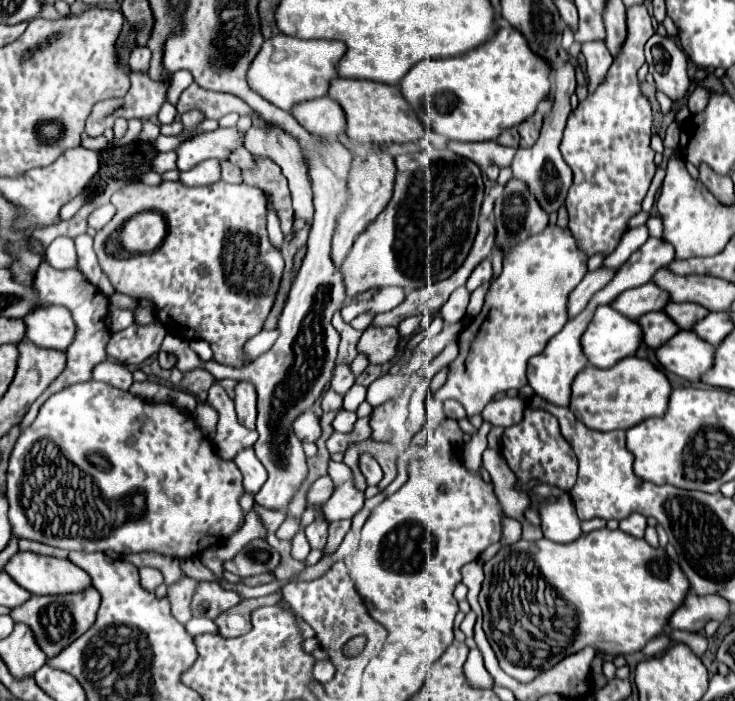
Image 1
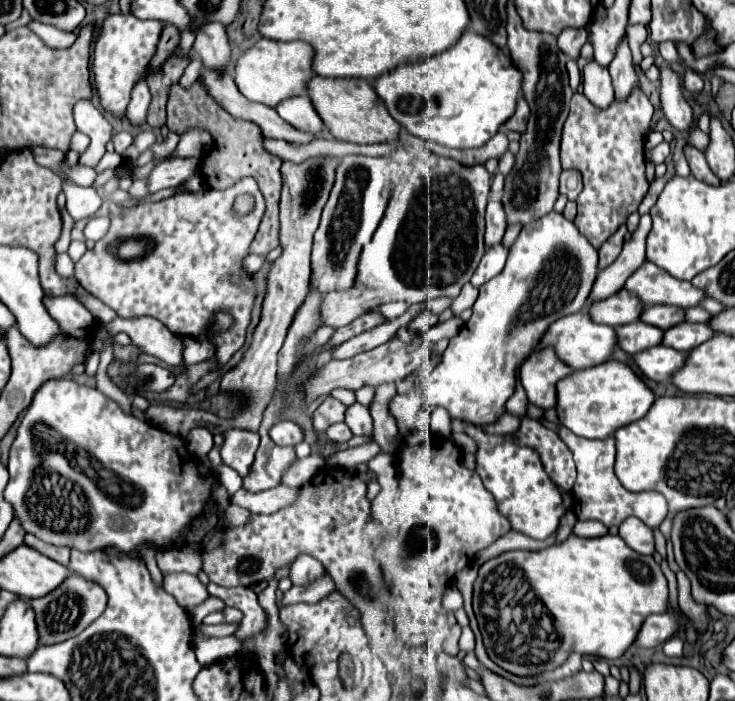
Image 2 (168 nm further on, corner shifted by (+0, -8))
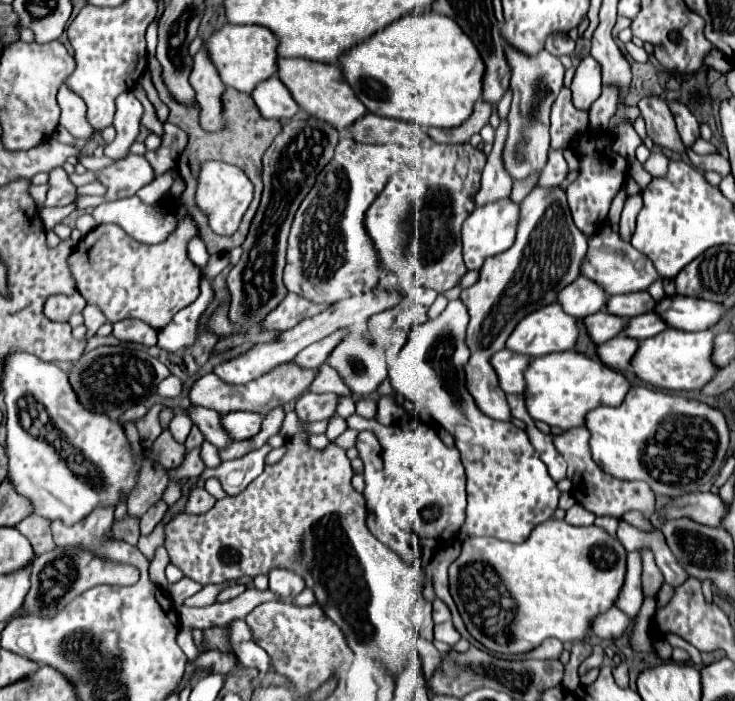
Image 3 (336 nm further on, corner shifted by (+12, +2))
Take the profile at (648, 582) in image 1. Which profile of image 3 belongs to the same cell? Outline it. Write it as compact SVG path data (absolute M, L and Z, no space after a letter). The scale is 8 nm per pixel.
M550 518L548 522L542 522L540 526L536 526L530 534L530 538L522 544L512 544L512 542L500 542L496 538L468 538L462 544L462 552L460 556L452 562L452 566L448 568L448 576L450 576L450 594L458 606L458 612L468 628L468 632L480 642L484 644L490 652L498 652L498 654L524 654L530 652L532 648L536 648L540 642L544 642L546 638L558 638L562 642L580 642L590 634L590 622L594 616L598 616L600 612L606 612L608 608L614 606L614 600L618 598L618 592L624 584L624 574L626 574L626 550L624 546L618 542L618 538L608 536L602 528L598 526L586 526L586 528L578 528L572 526L564 520L554 520Z

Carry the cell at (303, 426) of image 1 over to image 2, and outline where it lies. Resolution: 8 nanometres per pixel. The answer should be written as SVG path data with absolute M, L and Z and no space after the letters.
M280 420L272 426L270 430L270 438L278 444L278 446L296 446L304 440L304 430L290 420Z

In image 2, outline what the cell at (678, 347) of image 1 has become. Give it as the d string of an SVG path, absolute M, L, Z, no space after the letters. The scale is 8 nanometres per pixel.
M660 344L660 346L648 348L646 352L636 354L634 360L636 360L638 368L640 368L650 380L666 382L666 380L672 378L674 372L678 372L678 370L686 364L688 354Z

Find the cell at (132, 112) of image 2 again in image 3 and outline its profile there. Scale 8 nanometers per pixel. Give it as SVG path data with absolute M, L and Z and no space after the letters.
M124 92L116 100L116 116L114 116L114 128L116 138L112 144L104 148L104 154L112 160L126 158L130 154L130 146L134 144L138 132L140 132L140 118L142 118L142 104L136 96L130 92Z

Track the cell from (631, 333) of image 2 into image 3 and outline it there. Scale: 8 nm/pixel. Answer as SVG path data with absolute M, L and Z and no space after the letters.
M600 310L596 314L586 316L584 326L586 326L586 332L592 338L592 342L602 344L602 342L618 336L624 330L626 320L620 318L620 316L614 316L614 314L608 314L608 312Z

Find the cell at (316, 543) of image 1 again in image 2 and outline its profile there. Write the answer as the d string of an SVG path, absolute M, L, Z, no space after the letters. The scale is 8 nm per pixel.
M300 554L290 570L290 578L292 578L294 586L312 582L312 580L320 578L322 574L324 574L324 566L314 556L308 556L308 554Z

